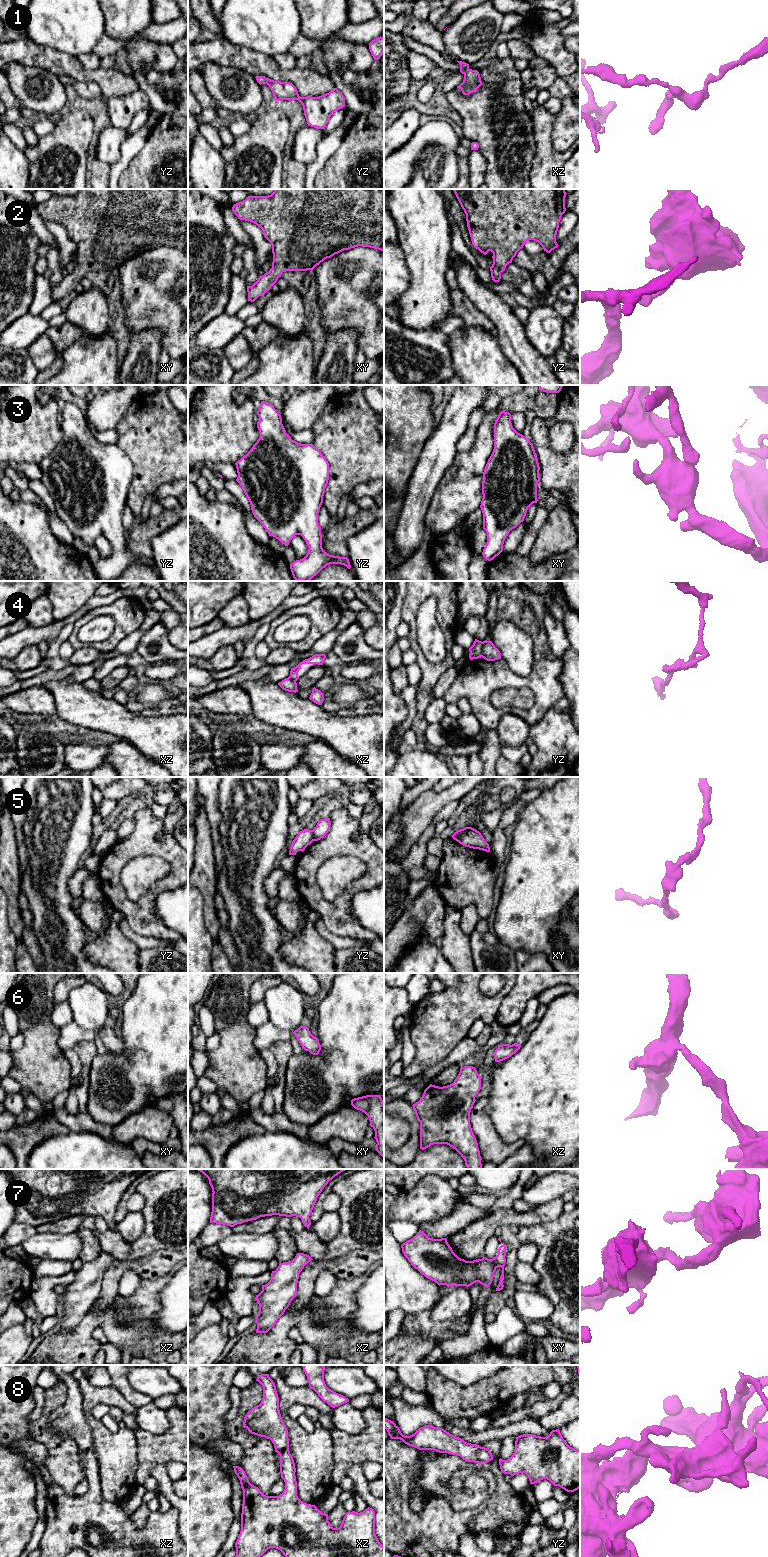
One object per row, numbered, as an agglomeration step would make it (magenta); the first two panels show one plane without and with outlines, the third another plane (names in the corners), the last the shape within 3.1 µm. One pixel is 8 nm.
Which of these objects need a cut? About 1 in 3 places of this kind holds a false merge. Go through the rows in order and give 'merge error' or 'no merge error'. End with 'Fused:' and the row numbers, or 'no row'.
1: no merge error
2: no merge error
3: no merge error
4: merge error
5: merge error
6: no merge error
7: no merge error
8: no merge error
Fused: 4, 5

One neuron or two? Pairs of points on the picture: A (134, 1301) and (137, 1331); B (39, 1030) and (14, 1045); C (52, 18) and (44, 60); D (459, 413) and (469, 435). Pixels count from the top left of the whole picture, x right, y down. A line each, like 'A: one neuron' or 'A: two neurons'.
A: two neurons
B: two neurons
C: two neurons
D: two neurons

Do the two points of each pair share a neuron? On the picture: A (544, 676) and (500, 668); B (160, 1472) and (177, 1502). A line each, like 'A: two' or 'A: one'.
A: one
B: one

